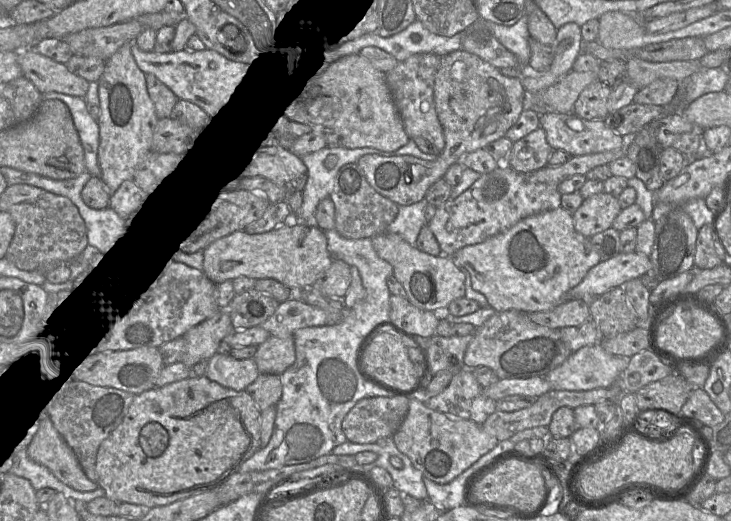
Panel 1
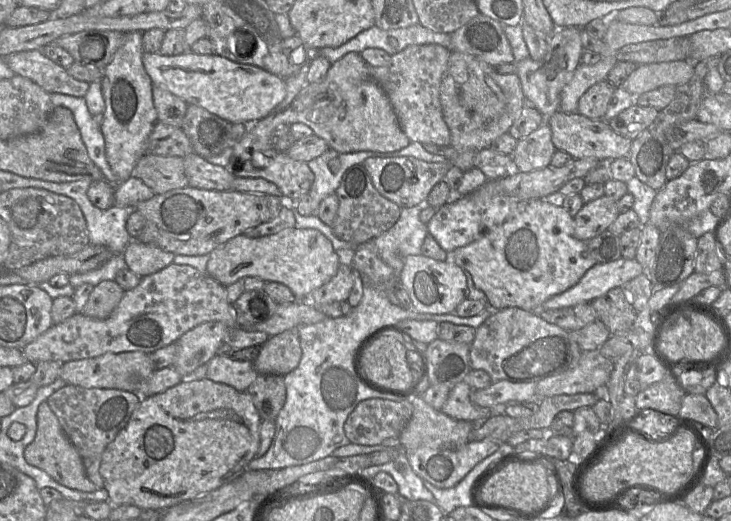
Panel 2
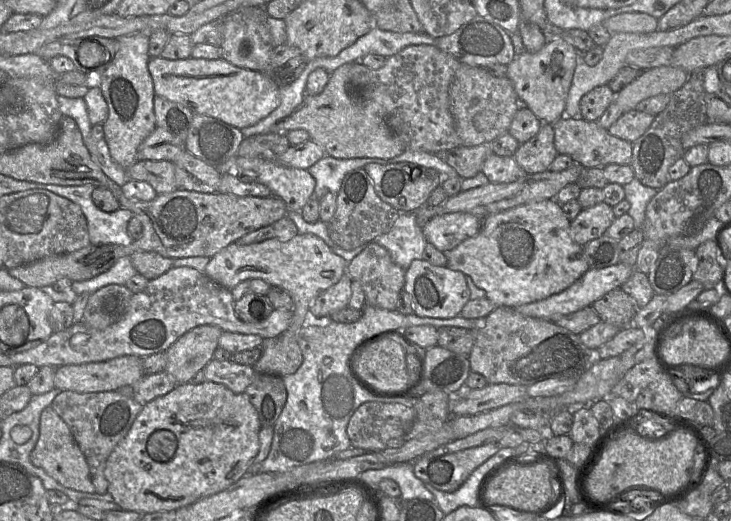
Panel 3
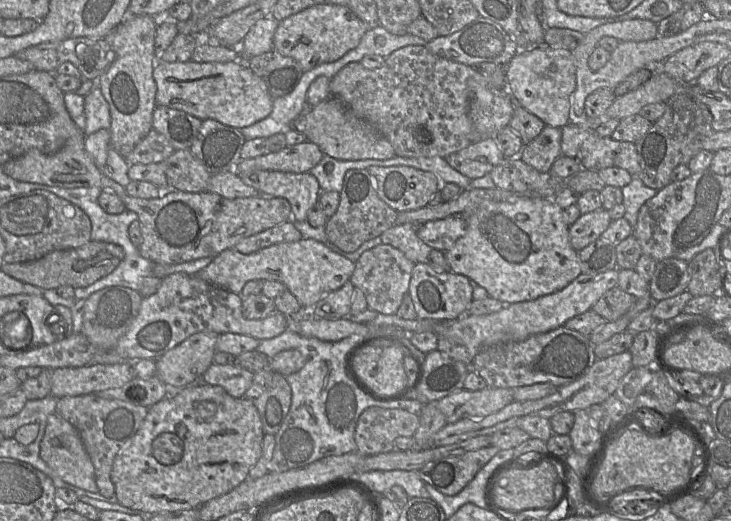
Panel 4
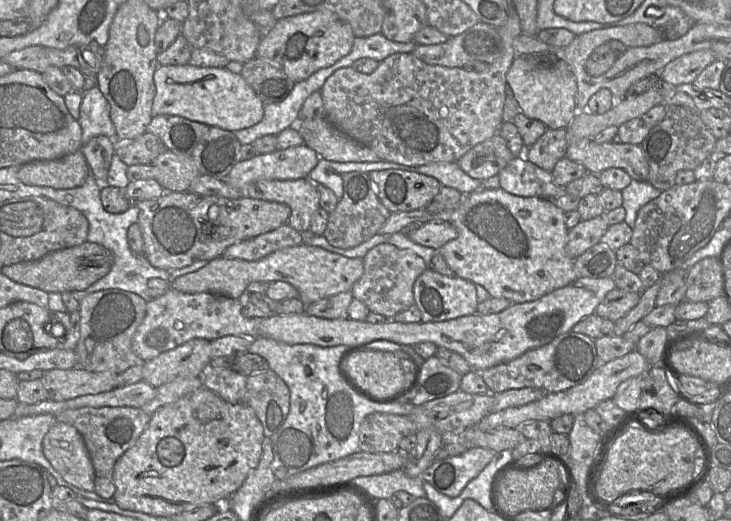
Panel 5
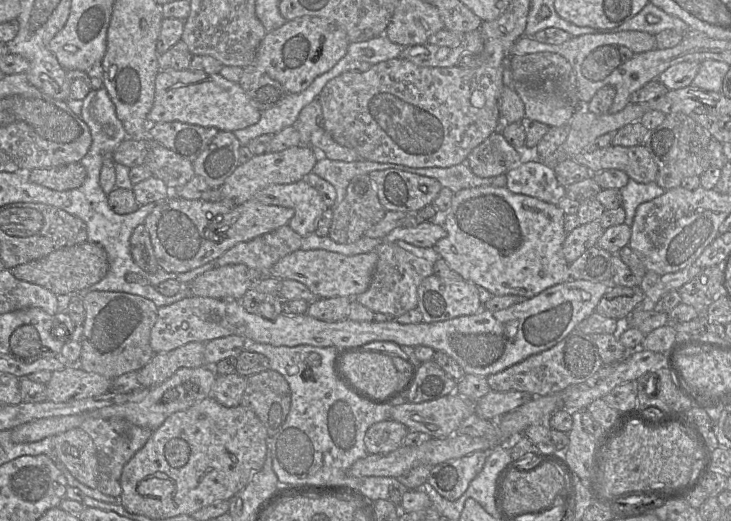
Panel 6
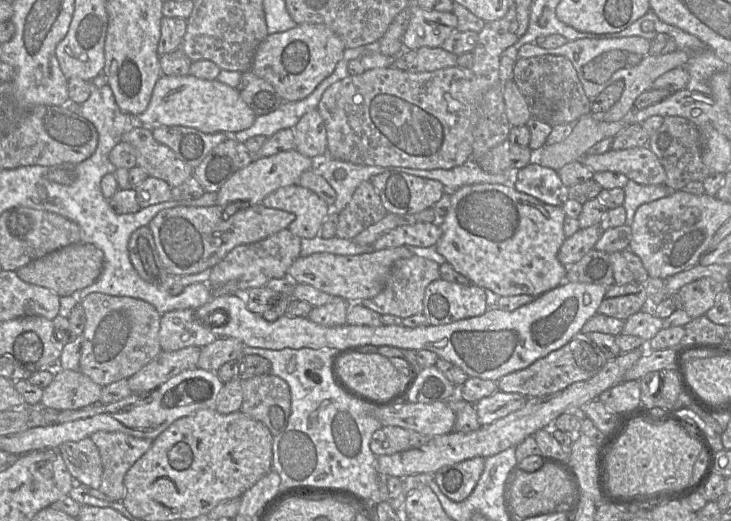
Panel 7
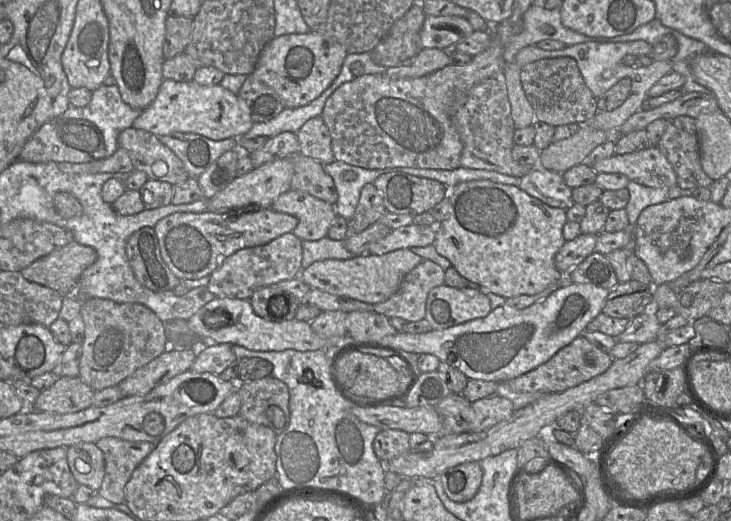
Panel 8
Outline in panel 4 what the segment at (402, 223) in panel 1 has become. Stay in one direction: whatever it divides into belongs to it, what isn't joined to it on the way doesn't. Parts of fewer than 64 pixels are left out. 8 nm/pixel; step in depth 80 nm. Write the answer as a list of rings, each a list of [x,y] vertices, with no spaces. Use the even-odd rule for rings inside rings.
[[[395,224],[382,233],[382,244],[391,245],[400,250],[407,259],[415,264],[427,262],[432,248],[425,244],[417,235],[417,227],[413,224]]]

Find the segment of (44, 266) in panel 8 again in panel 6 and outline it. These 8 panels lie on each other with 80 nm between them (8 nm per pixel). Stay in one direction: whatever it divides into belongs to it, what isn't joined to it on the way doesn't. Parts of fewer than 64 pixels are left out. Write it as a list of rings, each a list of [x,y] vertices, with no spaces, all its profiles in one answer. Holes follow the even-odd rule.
[[[85,241],[54,251],[39,260],[18,265],[10,271],[16,279],[43,287],[55,295],[73,295],[99,282],[107,274],[108,257],[100,245]]]

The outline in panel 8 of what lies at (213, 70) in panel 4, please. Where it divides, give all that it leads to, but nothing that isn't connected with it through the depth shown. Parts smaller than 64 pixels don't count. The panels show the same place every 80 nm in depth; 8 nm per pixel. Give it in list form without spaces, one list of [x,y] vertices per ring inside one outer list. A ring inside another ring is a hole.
[[[171,79],[163,80],[154,101],[133,123],[134,128],[156,136],[174,132],[195,133],[215,141],[243,137],[252,126],[248,108],[238,95],[225,89],[221,84],[201,86],[194,80],[177,82]]]

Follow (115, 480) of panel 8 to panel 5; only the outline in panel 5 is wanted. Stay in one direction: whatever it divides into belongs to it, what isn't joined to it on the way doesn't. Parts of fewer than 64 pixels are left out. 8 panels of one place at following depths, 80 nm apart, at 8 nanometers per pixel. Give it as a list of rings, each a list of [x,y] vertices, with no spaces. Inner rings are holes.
[[[82,407],[53,415],[59,422],[71,424],[81,434],[95,470],[95,493],[102,498],[114,497],[113,472],[116,461],[132,447],[147,427],[150,417],[141,408]]]

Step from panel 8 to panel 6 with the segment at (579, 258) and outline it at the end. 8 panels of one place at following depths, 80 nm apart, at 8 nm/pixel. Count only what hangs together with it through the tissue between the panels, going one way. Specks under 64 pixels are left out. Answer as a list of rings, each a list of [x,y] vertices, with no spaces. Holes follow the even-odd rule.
[[[592,221],[580,224],[565,237],[563,243],[563,255],[570,264],[580,257],[587,249],[596,246],[598,239],[605,229],[600,221]]]

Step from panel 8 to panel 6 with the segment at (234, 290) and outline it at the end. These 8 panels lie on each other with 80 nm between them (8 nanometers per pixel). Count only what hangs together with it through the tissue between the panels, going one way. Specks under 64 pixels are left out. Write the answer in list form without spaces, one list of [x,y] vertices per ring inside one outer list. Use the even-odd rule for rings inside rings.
[[[285,225],[275,231],[256,237],[253,240],[235,245],[214,260],[215,267],[244,264],[248,268],[256,271],[259,277],[267,277],[270,276],[270,269],[280,259],[301,249],[302,239],[303,237],[293,231],[289,225]]]

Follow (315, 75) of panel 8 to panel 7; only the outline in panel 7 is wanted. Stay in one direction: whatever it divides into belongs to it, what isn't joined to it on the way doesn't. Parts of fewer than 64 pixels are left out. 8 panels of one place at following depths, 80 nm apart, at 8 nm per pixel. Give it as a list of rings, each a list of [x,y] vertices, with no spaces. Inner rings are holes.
[[[299,24],[285,32],[268,34],[256,51],[252,71],[269,82],[284,102],[300,101],[334,72],[345,50],[342,39],[325,25]]]

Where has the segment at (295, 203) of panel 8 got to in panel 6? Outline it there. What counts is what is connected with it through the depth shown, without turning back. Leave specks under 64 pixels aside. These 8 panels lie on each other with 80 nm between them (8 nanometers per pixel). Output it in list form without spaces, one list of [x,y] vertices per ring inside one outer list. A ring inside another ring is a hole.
[[[305,180],[271,185],[258,191],[254,200],[267,205],[292,208],[294,216],[289,226],[302,237],[315,233],[319,219],[328,209],[320,193]]]

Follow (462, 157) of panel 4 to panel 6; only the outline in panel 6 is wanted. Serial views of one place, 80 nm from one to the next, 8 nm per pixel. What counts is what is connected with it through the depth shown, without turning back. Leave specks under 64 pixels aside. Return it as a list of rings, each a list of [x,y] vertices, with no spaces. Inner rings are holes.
[[[497,131],[468,155],[466,165],[480,178],[495,178],[506,174],[524,160],[522,150],[516,150]]]

